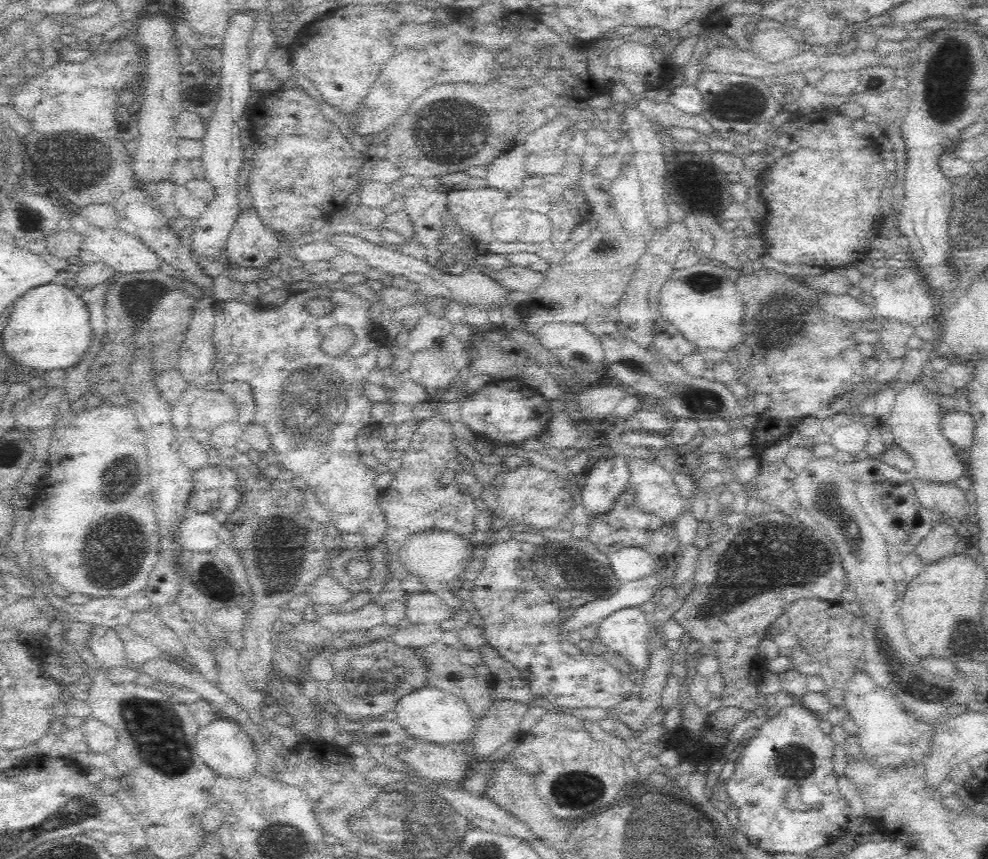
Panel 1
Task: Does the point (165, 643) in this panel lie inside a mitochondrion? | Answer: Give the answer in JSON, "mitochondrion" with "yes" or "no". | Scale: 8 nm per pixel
{"mitochondrion":"no"}

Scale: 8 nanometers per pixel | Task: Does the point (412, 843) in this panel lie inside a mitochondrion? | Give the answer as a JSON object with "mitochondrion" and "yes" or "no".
{"mitochondrion":"yes"}

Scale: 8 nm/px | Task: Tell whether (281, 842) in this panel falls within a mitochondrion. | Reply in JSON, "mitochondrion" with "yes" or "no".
{"mitochondrion":"yes"}

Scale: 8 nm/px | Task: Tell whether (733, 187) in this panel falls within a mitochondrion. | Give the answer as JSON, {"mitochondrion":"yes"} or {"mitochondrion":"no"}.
{"mitochondrion":"no"}

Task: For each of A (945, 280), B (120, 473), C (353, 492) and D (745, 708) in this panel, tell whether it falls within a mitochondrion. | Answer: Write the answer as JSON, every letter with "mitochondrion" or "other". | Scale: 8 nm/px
{"A":"other","B":"mitochondrion","C":"other","D":"other"}

